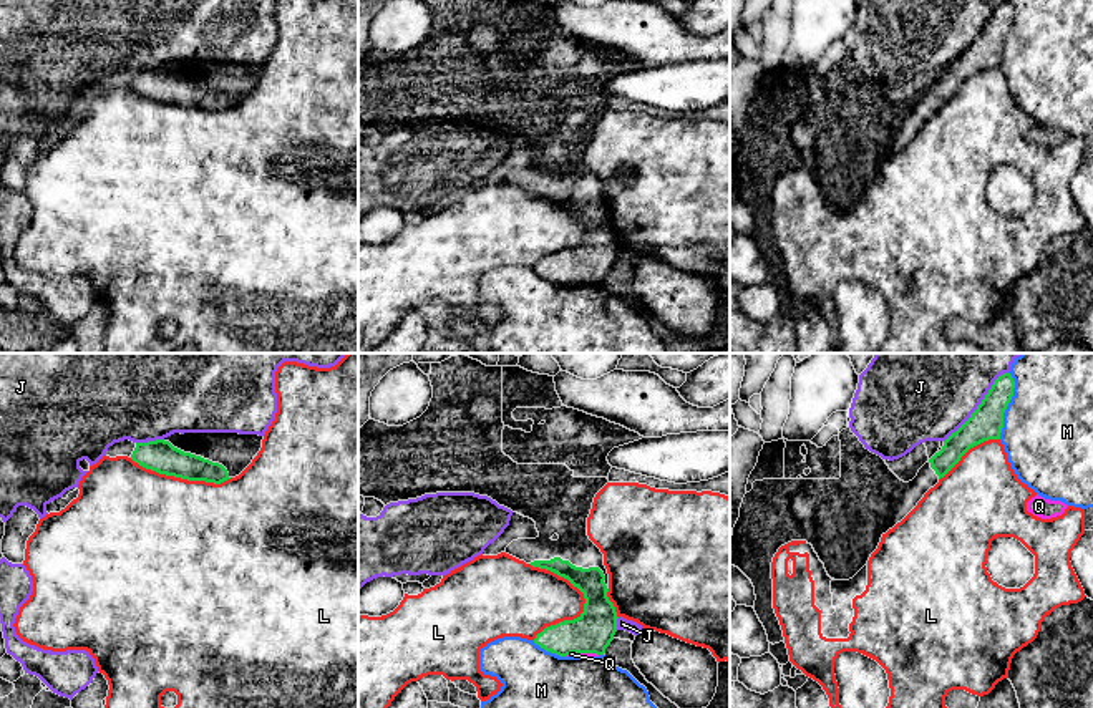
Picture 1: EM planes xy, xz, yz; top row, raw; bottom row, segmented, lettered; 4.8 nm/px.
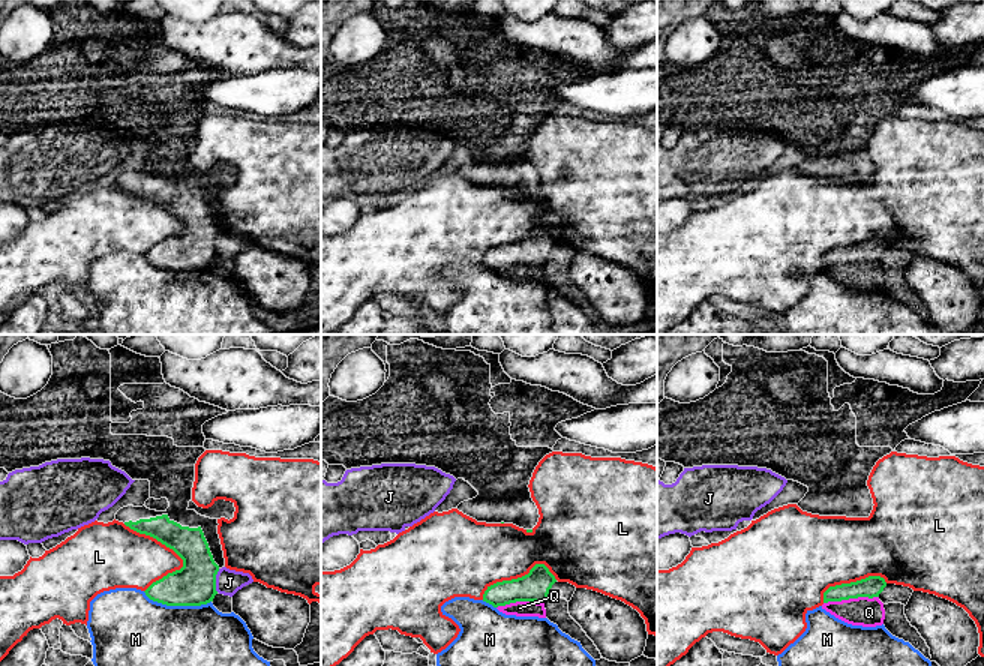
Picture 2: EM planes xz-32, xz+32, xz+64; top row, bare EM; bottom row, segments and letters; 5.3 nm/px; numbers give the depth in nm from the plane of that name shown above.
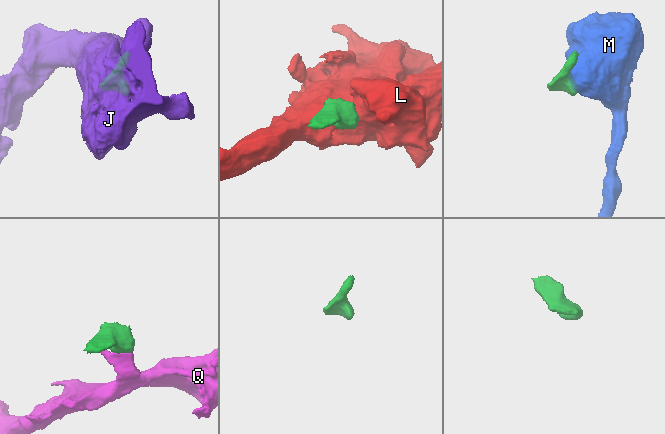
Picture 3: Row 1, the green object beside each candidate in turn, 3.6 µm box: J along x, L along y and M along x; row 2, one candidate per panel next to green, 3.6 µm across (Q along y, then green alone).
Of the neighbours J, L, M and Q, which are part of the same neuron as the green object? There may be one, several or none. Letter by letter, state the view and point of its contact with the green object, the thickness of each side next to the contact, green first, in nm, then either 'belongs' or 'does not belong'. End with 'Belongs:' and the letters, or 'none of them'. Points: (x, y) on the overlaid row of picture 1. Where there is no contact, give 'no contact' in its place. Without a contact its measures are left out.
J: meets green in yz at (979, 405); 160 nm thick on the green side, 500 nm on the other; does not belong
L: meets green in xz at (586, 601); 200 nm thick on the green side, 300 nm on the other; does not belong
M: meets green in yz at (1007, 405); 160 nm thick on the green side, 440 nm on the other; does not belong
Q: meets green in xz at (581, 652); 200 nm thick on the green side, 20 nm on the other; belongs
Belongs: Q

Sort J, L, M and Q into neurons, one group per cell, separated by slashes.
J / L / M / Q

